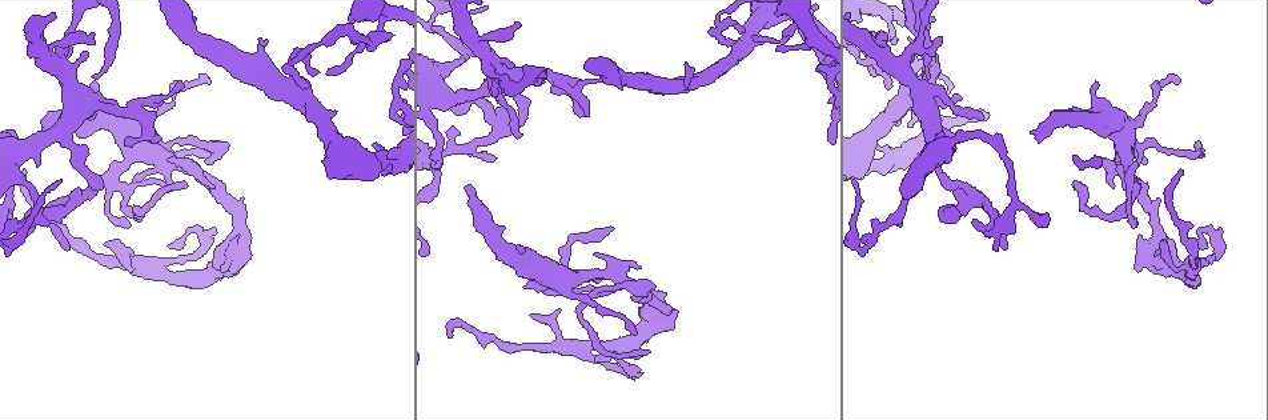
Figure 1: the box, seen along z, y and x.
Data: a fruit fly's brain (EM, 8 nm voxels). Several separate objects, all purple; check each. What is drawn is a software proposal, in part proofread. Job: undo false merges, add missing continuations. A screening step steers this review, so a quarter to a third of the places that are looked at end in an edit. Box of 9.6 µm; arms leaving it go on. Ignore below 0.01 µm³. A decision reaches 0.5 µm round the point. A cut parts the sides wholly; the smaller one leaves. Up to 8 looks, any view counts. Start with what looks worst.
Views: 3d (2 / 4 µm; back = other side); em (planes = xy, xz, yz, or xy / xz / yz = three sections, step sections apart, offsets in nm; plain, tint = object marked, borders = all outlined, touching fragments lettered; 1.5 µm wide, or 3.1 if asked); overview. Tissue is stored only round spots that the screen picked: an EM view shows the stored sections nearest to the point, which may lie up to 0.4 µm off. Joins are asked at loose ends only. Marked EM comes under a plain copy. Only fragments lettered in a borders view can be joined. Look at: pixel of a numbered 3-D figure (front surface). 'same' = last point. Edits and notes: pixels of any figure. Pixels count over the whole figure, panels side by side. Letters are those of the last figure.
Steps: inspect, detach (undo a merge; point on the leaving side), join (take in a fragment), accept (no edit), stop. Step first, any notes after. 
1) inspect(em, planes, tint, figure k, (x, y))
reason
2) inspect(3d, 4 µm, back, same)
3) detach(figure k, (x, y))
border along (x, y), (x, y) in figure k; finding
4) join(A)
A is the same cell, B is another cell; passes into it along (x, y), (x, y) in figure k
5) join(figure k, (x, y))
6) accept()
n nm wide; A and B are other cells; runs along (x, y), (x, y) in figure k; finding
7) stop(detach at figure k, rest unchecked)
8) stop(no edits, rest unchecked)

inspect(em, planes, borders, figure 1, (1040, 140))
branch stops here

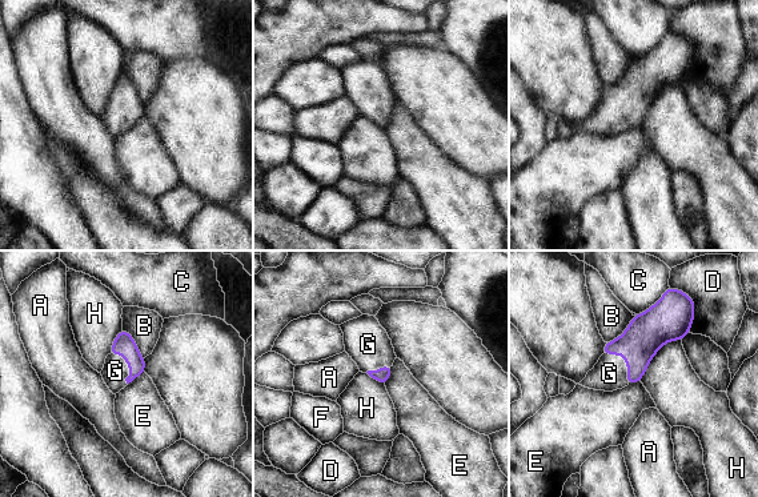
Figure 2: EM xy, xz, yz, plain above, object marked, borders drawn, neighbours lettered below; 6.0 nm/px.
join(G)
G is the same cell, A, B, C, D, E, F and H are other cells; passes into it along (648, 332), (625, 360), (609, 373) in figure 2; the neuron continues

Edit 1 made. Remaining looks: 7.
inspect(em, planes, borders, figure 1, (374, 145))
branch stops here

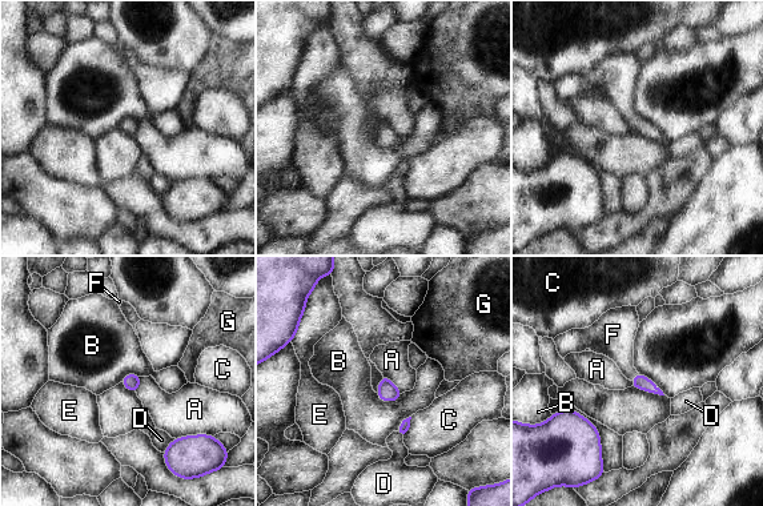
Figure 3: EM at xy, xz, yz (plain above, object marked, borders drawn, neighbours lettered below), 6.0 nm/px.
join(F)
F is the same cell, A, B, C, D, E and G are other cells; passes into it along (639, 381), (635, 376), (615, 340) in figure 3; it goes on there

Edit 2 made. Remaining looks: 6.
inspect(3d, 2 µm, figure 1, (985, 118))
an open end

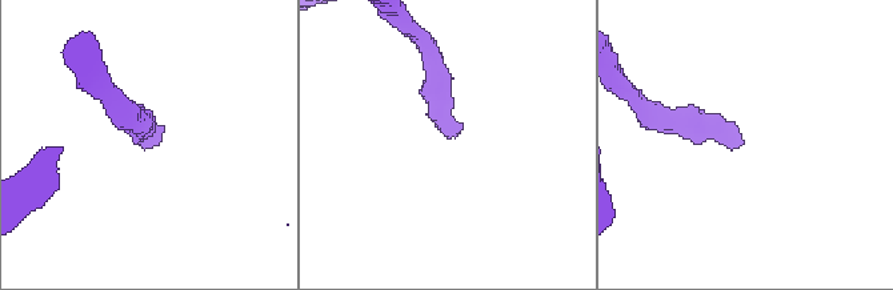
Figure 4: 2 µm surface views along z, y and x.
inspect(em, planes, borders, figure 4, (742, 144))
shape alone is not enough

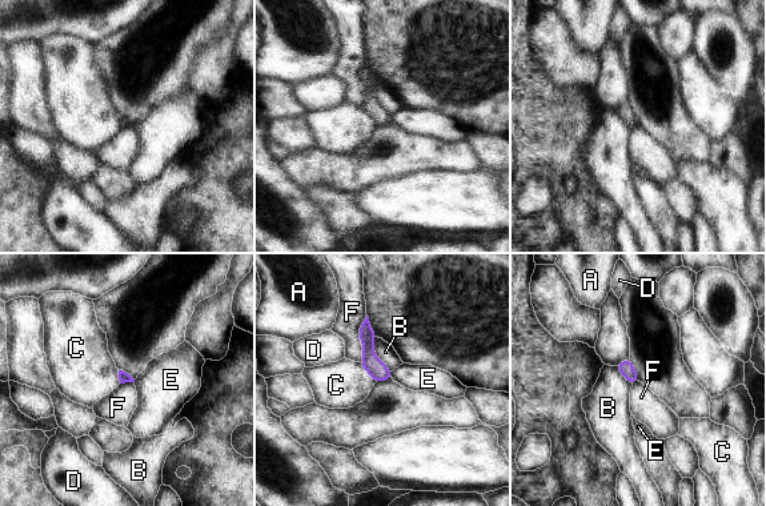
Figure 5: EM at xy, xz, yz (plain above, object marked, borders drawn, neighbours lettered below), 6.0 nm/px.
accept()
A, B, C, D, E and F are other cells; border along (367, 316), (359, 329), (360, 361) in figure 5; no lettered fragment goes on from it

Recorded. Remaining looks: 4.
inspect(em, yz, step 8, borders, figure 1, (521, 24))
an open end

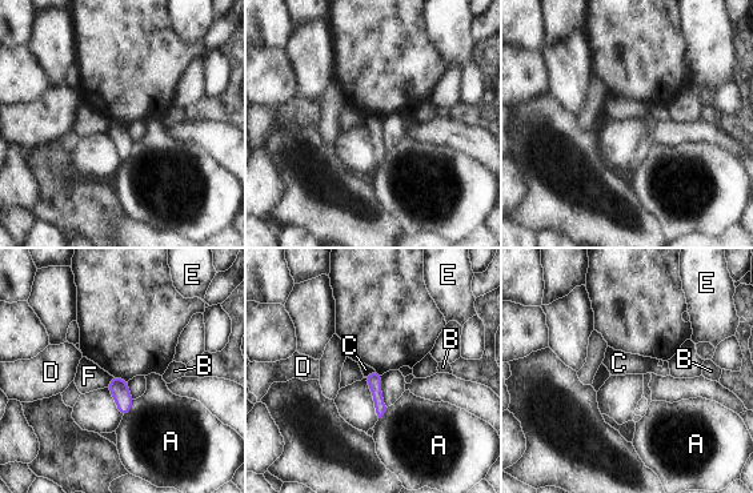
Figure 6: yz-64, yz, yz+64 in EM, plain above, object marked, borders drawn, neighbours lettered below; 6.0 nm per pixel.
accept()
A, B, C, D, E and F are other cells; border along (375, 371), (365, 377) in figure 6; none of them fits

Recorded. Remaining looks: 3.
stop(join at figure 2, join at figure 3, rest unchecked)

